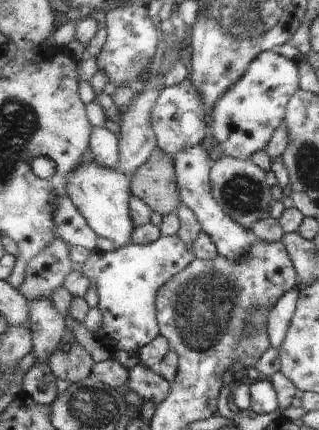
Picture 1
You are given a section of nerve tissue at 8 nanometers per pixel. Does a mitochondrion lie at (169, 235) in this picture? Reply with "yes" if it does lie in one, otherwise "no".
no

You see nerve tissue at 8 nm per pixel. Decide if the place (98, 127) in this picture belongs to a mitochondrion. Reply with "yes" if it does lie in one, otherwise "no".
no

